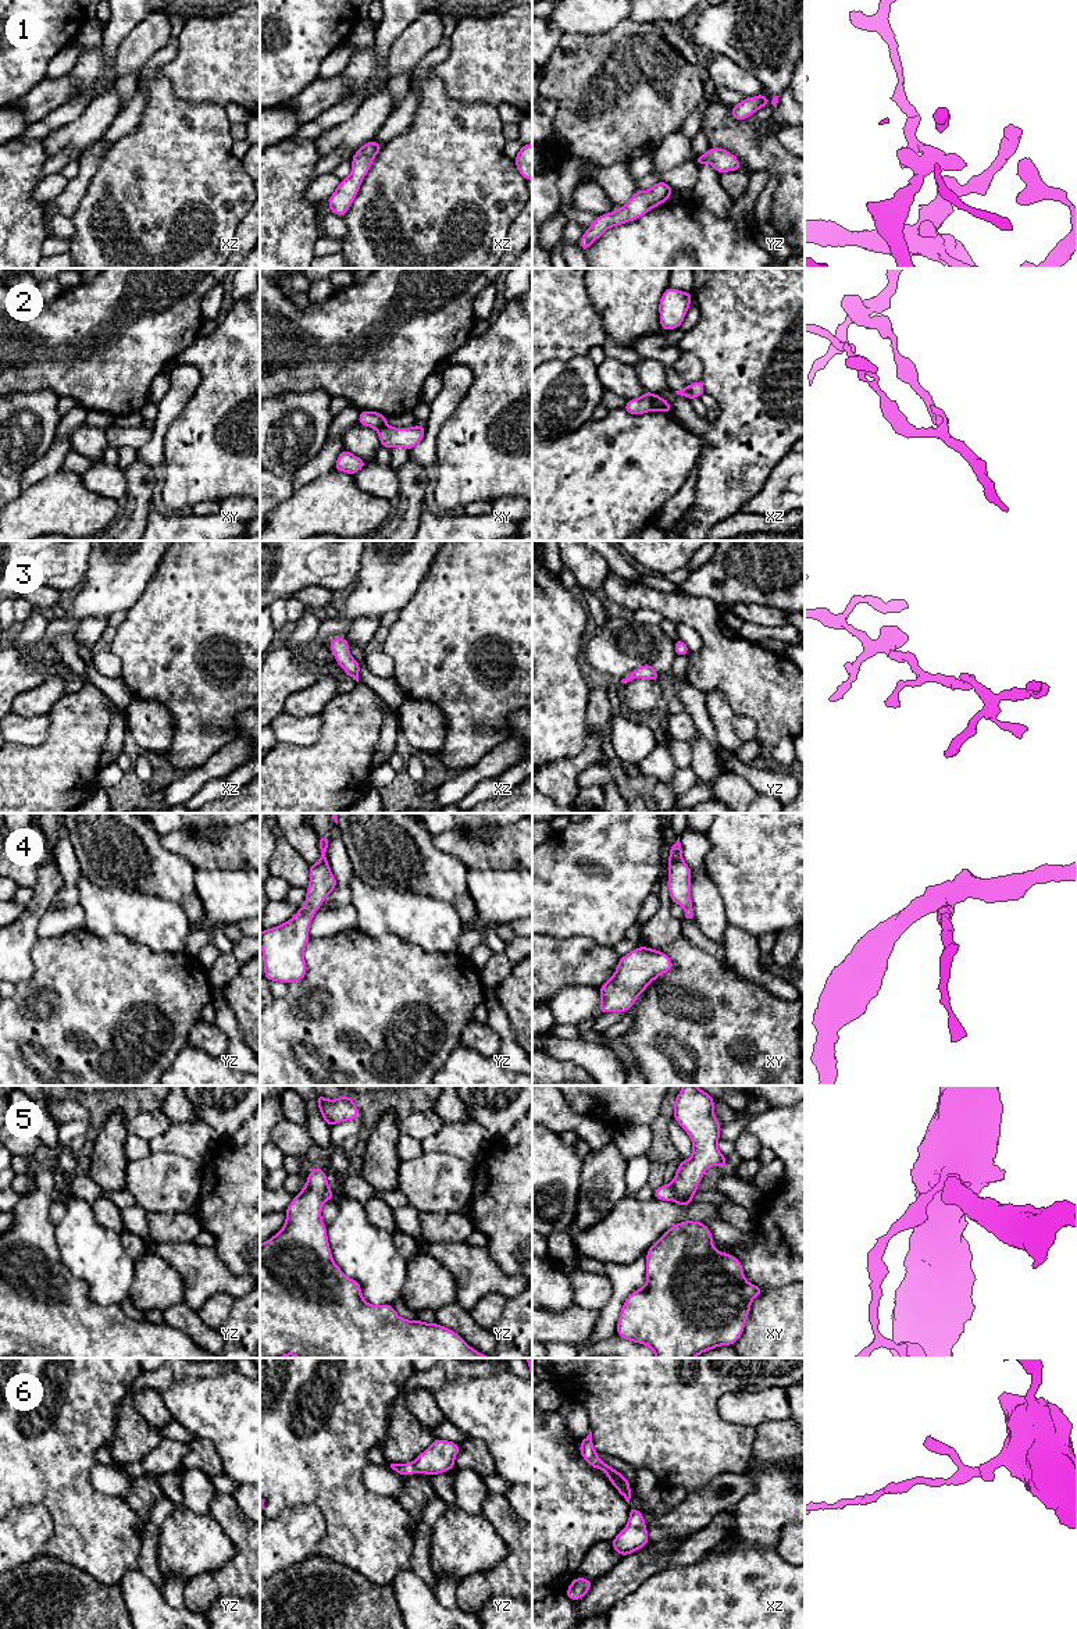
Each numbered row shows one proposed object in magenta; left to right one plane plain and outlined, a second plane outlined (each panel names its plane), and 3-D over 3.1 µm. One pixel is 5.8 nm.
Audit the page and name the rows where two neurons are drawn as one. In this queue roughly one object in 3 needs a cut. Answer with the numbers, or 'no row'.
2, 5

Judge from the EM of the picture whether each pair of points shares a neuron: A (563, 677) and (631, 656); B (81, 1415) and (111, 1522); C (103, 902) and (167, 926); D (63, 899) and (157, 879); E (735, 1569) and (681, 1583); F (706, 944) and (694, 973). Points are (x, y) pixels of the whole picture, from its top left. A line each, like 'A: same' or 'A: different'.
A: different
B: same
C: same
D: different
E: same
F: different

